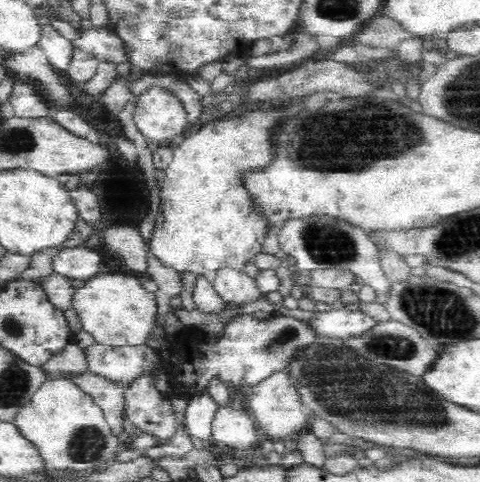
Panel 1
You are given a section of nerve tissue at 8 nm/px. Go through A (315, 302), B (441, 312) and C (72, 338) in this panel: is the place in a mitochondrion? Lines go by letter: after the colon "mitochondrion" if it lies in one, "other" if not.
A: other
B: mitochondrion
C: other

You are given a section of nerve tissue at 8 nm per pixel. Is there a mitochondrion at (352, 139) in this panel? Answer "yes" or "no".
yes

